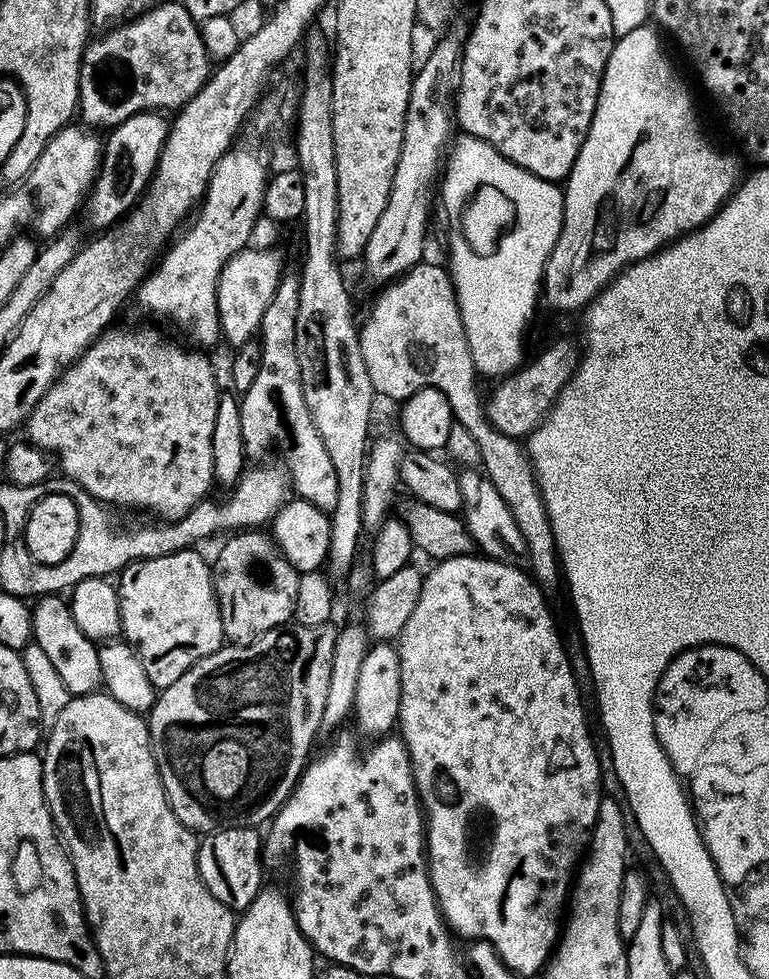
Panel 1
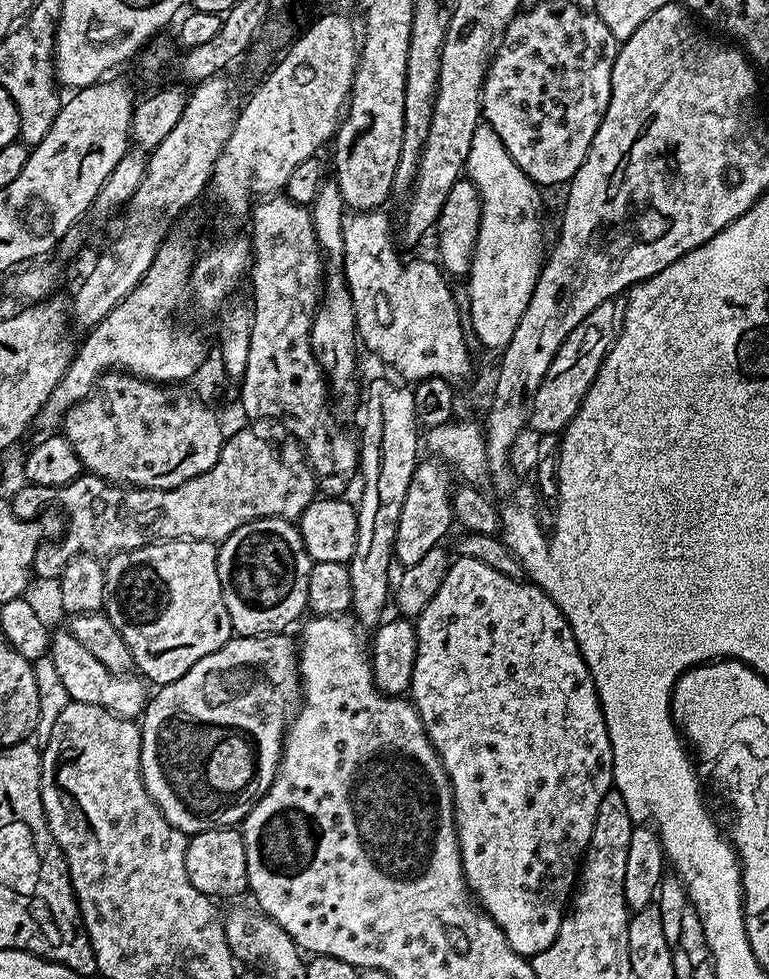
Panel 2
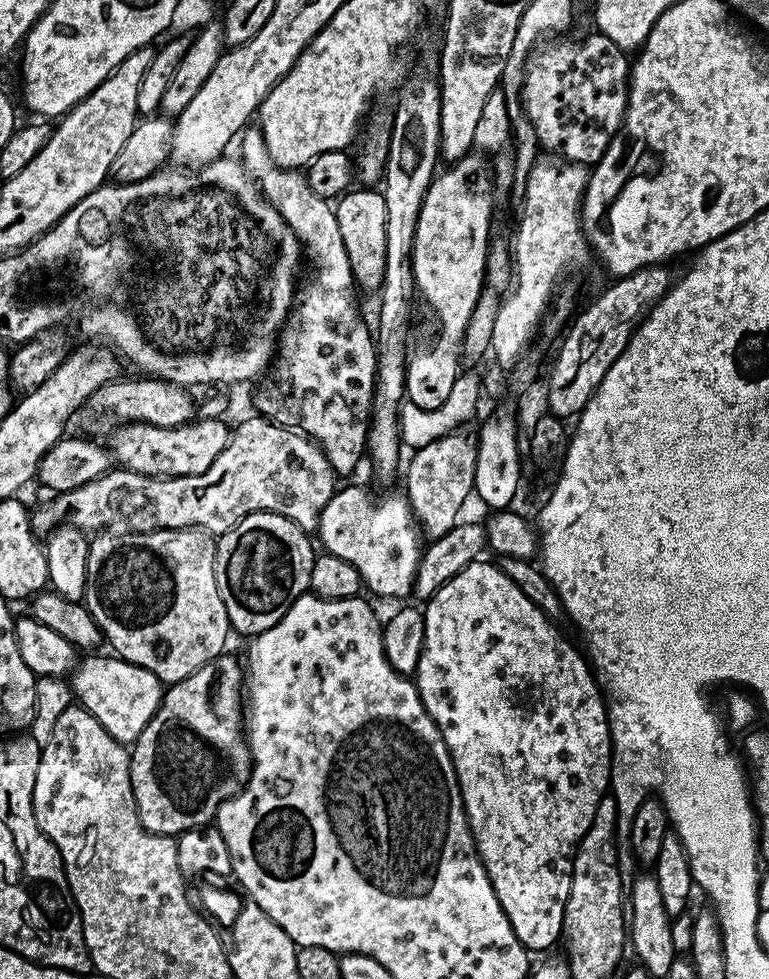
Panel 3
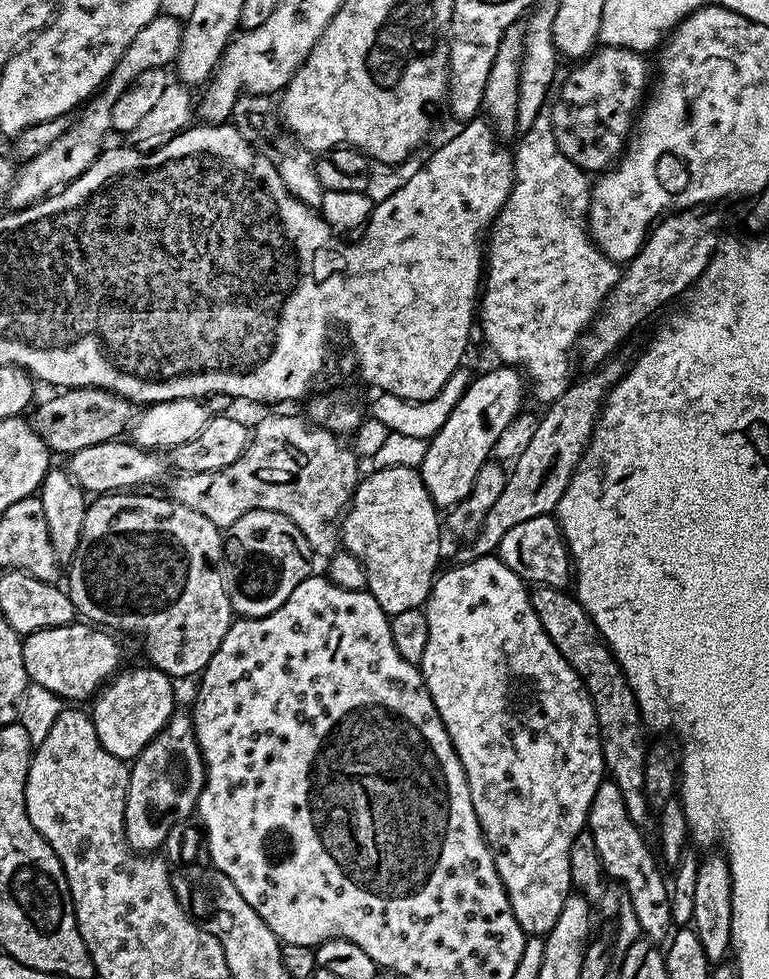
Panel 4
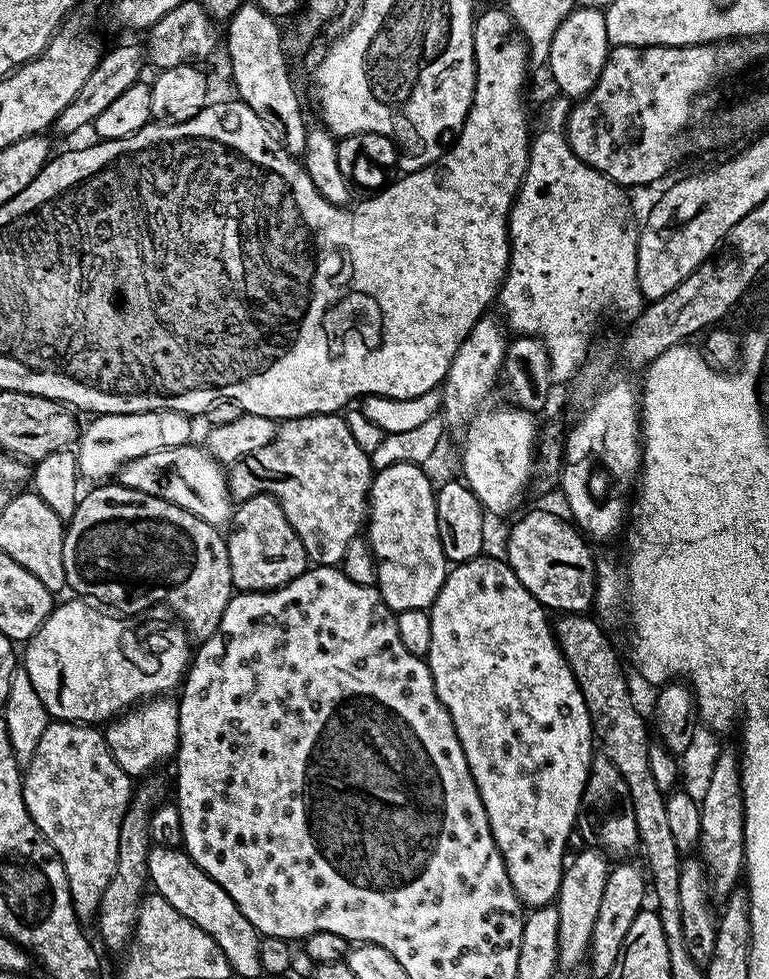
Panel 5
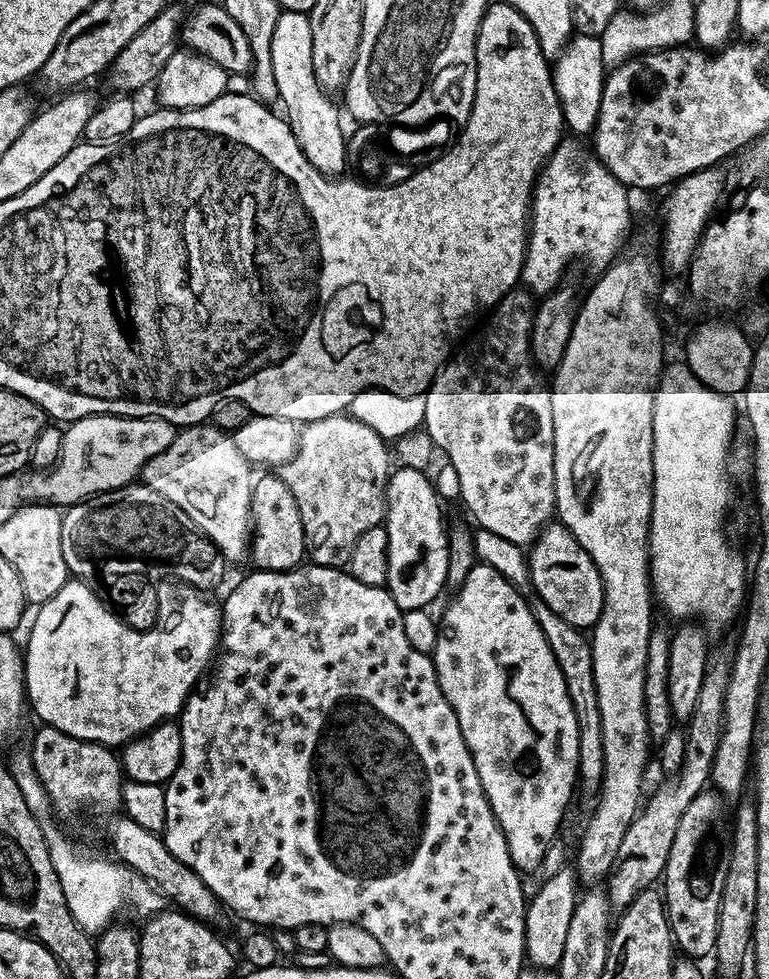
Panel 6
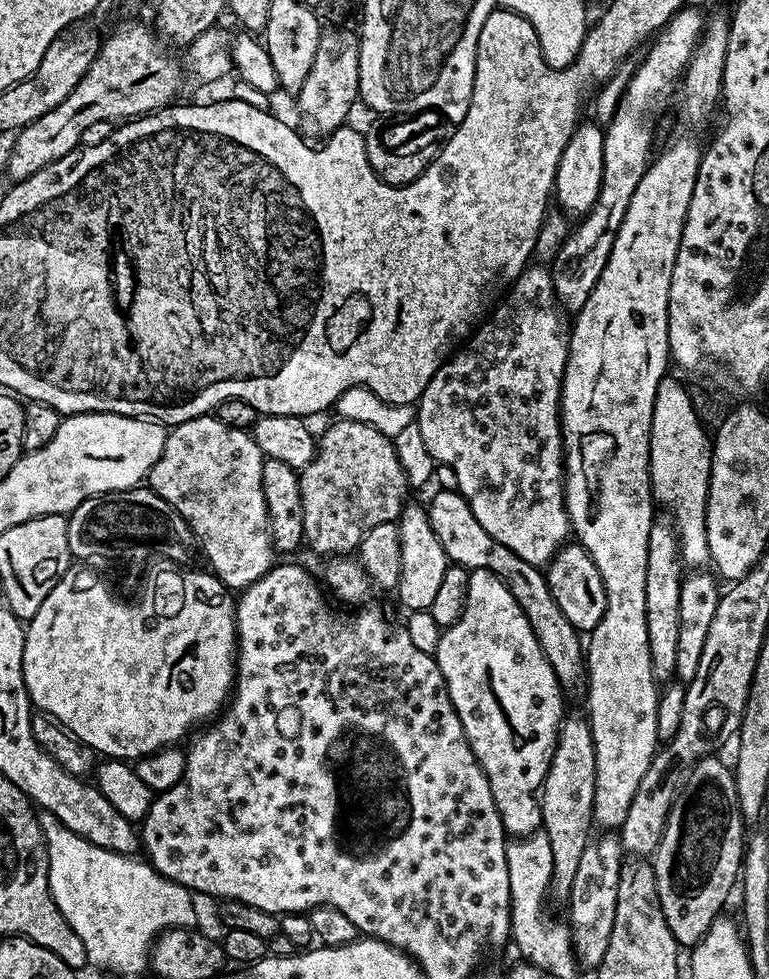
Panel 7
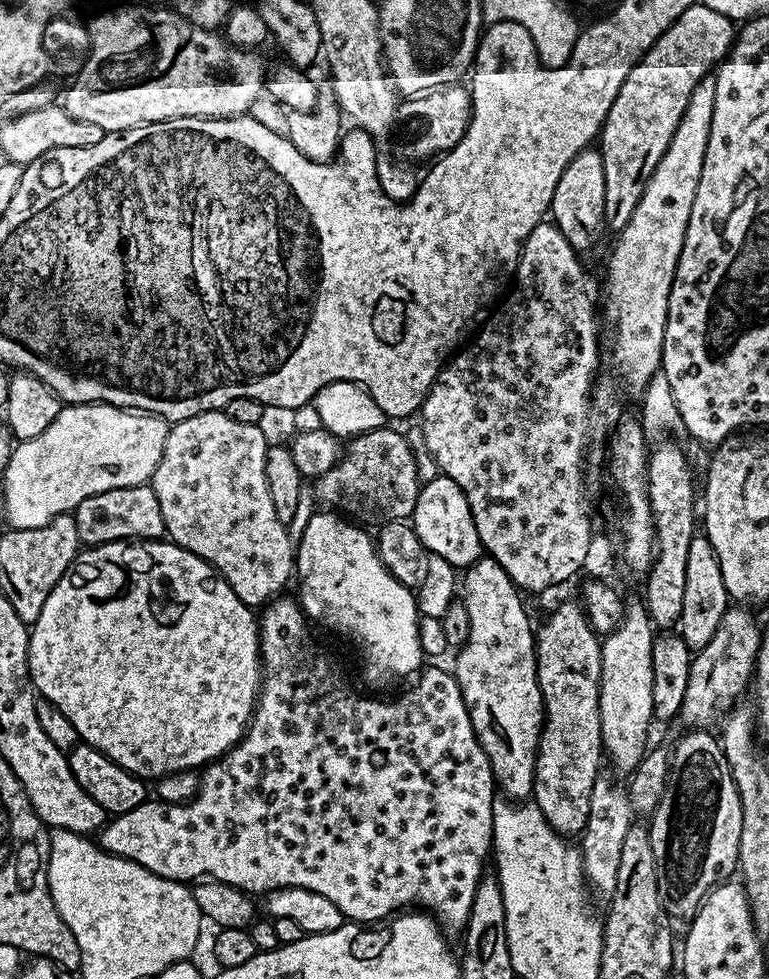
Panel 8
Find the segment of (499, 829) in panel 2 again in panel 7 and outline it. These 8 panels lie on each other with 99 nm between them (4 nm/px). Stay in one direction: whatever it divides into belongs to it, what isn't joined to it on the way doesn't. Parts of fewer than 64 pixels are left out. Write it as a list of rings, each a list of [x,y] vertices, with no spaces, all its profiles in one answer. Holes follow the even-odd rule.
[[[484,568],[469,571],[468,593],[464,599],[462,614],[458,618],[458,622],[454,622],[441,631],[438,650],[434,655],[442,670],[442,678],[448,687],[450,702],[454,706],[454,710],[462,722],[462,730],[470,742],[470,750],[490,782],[490,794],[494,798],[494,806],[498,810],[500,821],[504,824],[505,833],[512,838],[531,836],[541,827],[539,794],[540,789],[544,786],[546,774],[550,770],[550,762],[556,749],[556,739],[560,737],[560,723],[564,721],[566,715],[566,709],[564,709],[565,693],[556,681],[556,675],[546,658],[546,654],[542,654],[542,646],[538,646],[538,638],[534,638],[534,630],[530,626],[530,622],[526,622],[526,614],[522,614],[522,606],[518,606],[518,602],[514,602],[514,594],[510,594],[508,587],[493,572],[487,572]]]

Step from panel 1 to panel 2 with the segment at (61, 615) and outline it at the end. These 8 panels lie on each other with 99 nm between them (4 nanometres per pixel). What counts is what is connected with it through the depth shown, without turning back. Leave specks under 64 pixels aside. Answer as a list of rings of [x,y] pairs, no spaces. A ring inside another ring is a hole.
[[[61,630],[51,633],[50,655],[58,669],[58,675],[62,677],[62,682],[66,686],[69,701],[77,700],[90,706],[102,706],[106,711],[125,718],[136,718],[143,713],[144,706],[150,699],[150,692],[144,689],[145,681],[132,674],[124,674],[117,678],[108,672],[106,666],[102,666],[102,662],[94,658],[94,654],[89,654],[79,644],[78,638],[74,638],[72,632]]]

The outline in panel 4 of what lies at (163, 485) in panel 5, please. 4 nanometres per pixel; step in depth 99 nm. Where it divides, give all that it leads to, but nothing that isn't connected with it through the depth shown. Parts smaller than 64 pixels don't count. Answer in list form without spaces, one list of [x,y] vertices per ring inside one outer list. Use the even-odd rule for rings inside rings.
[[[124,438],[107,440],[106,442],[98,442],[94,446],[86,446],[86,450],[78,450],[71,453],[67,457],[66,471],[72,475],[72,479],[76,481],[76,485],[83,488],[88,494],[107,494],[110,492],[118,492],[121,490],[136,490],[139,484],[152,484],[155,480],[160,480],[164,476],[164,464],[166,468],[166,460],[163,455],[157,454],[155,451],[147,448],[139,448],[134,443]]]

